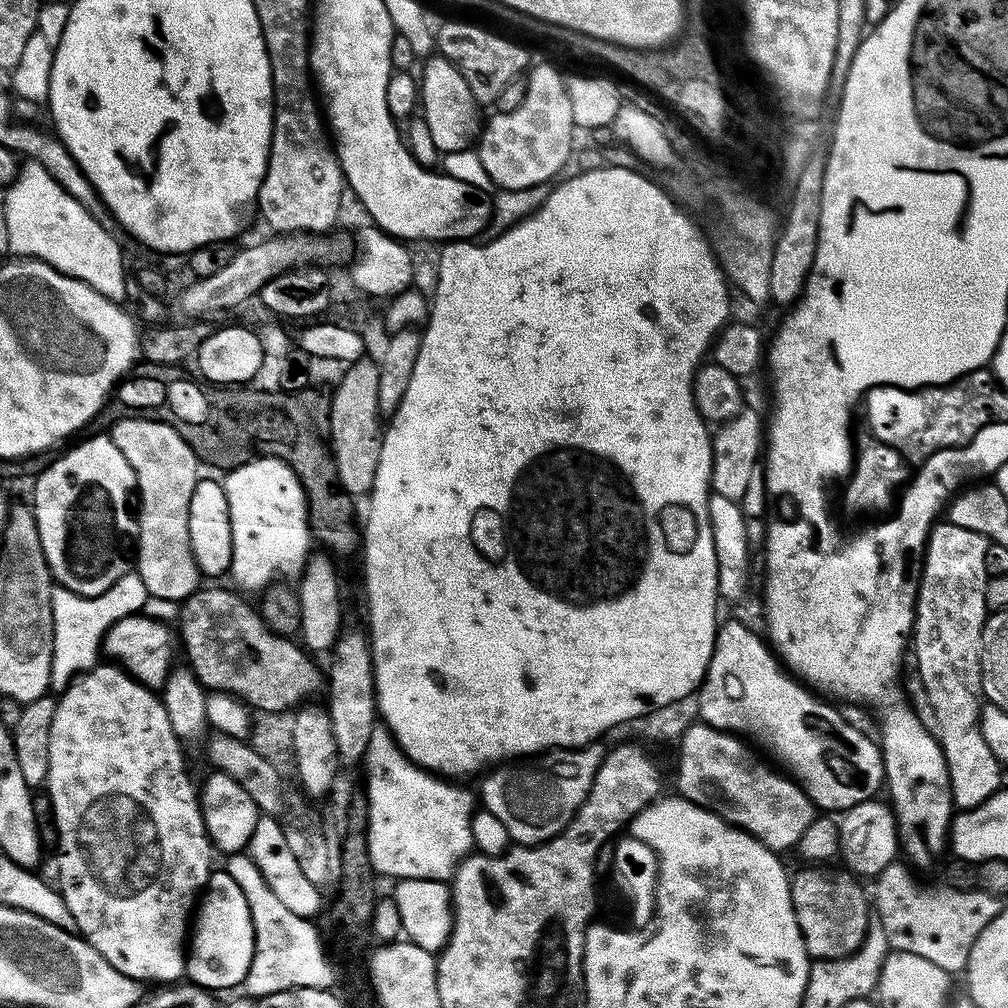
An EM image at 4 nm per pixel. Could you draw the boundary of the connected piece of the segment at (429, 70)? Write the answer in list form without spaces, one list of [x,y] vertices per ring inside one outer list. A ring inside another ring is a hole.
[[[433,54],[423,61],[424,73],[418,76],[419,99],[422,101],[422,119],[430,126],[430,138],[441,152],[463,152],[477,143],[482,131],[481,109],[470,90],[466,78],[444,56]]]

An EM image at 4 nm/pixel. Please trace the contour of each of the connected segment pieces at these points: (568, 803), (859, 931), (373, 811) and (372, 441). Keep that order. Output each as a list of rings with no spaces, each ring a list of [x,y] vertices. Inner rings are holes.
[[[593,742],[581,748],[553,748],[493,767],[480,784],[483,807],[506,826],[509,841],[520,846],[545,844],[571,822],[590,794],[594,774],[604,761],[606,748],[602,745]]]
[[[804,866],[790,880],[798,930],[809,957],[816,960],[837,960],[849,956],[860,945],[868,925],[870,900],[867,895],[864,897],[864,888],[860,885],[863,883],[853,873],[839,871],[831,872],[828,866]]]
[[[378,726],[370,734],[370,746],[364,752],[362,768],[368,771],[366,793],[369,806],[368,852],[376,874],[401,880],[447,881],[461,860],[473,851],[472,796],[464,788],[455,788],[447,779],[421,768],[404,755],[387,727]]]
[[[363,358],[356,363],[349,363],[343,370],[344,377],[336,384],[336,389],[331,389],[332,405],[330,406],[330,426],[332,427],[332,453],[334,462],[338,466],[338,478],[342,486],[354,498],[367,497],[374,486],[374,478],[378,474],[378,462],[382,454],[382,417],[378,410],[378,374],[379,363],[375,359]]]

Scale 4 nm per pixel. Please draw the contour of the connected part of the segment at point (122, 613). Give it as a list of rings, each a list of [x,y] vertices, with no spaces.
[[[127,572],[110,590],[97,596],[79,596],[68,588],[57,587],[52,594],[54,610],[54,658],[52,675],[57,689],[63,690],[82,672],[96,667],[102,656],[104,636],[115,624],[127,616],[135,616],[150,597],[140,573]]]

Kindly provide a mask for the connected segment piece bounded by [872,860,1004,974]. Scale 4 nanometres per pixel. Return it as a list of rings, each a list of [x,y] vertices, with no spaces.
[[[895,860],[887,864],[873,881],[872,906],[882,922],[889,949],[918,954],[949,974],[963,973],[978,934],[1004,907],[1001,899],[979,888],[958,890],[948,884],[919,886],[900,863]]]

